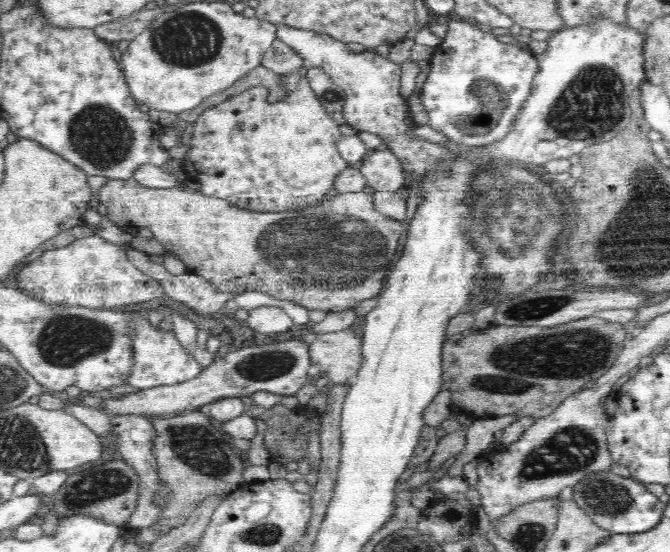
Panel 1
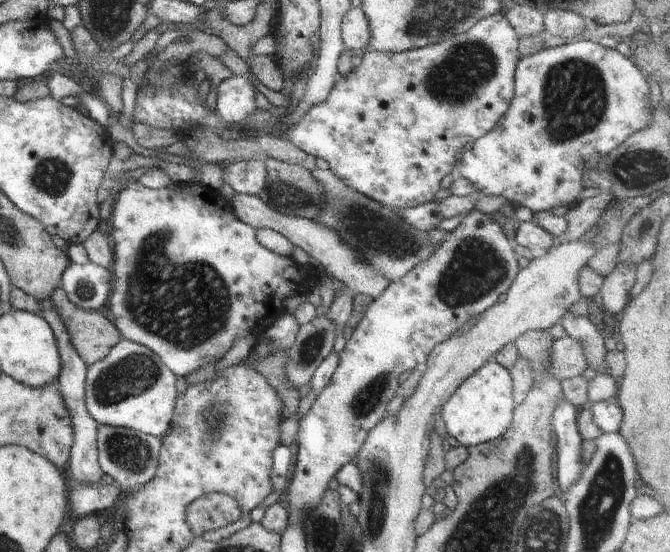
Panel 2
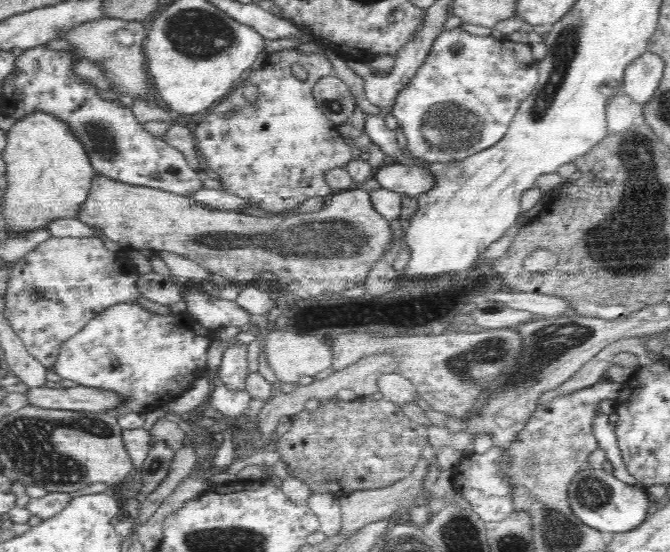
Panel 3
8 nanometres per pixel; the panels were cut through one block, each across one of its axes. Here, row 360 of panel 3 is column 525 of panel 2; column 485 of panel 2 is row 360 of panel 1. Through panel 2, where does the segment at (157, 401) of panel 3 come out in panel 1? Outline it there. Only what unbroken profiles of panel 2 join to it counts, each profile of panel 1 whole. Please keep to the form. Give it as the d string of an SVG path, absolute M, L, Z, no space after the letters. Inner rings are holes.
M140 308L130 311L134 319L134 331L132 336L132 354L134 366L126 378L128 386L139 389L150 389L162 385L175 385L201 373L202 367L194 355L188 354L185 347L180 344L173 331L163 331L155 328L148 321L148 314Z

